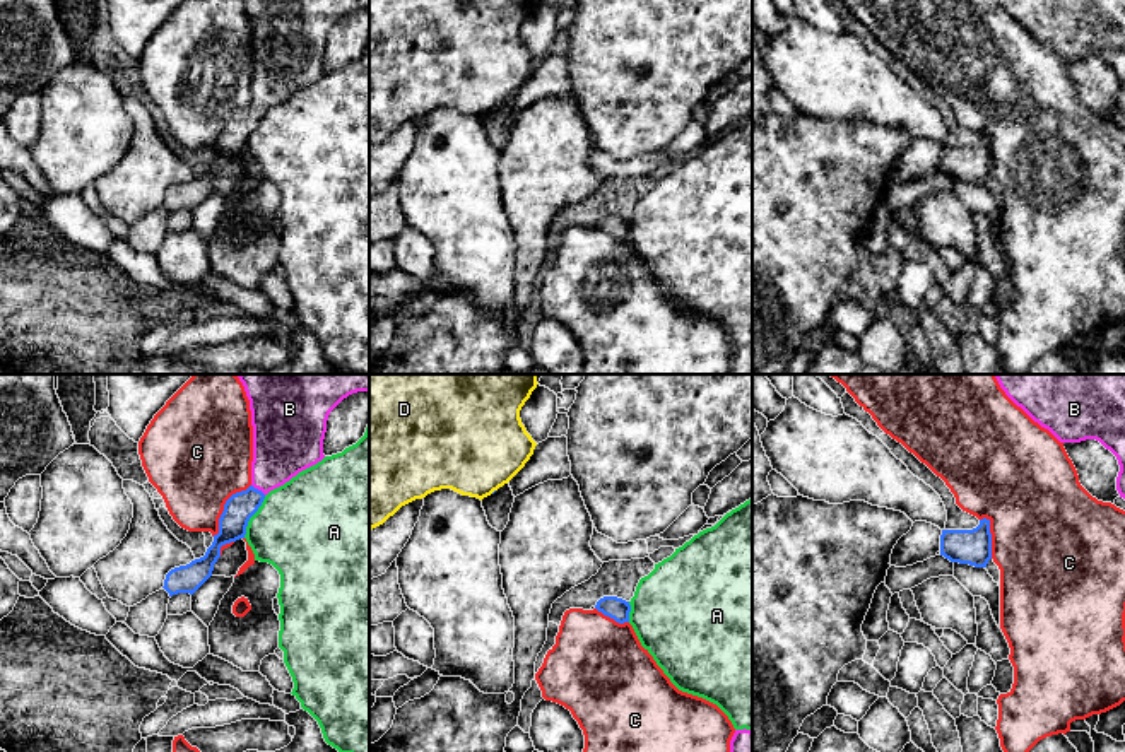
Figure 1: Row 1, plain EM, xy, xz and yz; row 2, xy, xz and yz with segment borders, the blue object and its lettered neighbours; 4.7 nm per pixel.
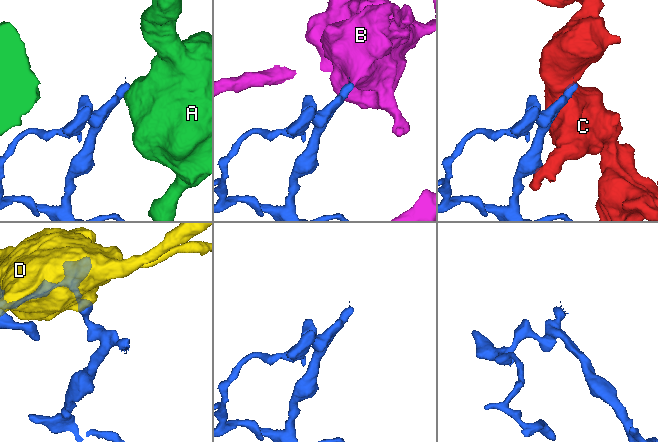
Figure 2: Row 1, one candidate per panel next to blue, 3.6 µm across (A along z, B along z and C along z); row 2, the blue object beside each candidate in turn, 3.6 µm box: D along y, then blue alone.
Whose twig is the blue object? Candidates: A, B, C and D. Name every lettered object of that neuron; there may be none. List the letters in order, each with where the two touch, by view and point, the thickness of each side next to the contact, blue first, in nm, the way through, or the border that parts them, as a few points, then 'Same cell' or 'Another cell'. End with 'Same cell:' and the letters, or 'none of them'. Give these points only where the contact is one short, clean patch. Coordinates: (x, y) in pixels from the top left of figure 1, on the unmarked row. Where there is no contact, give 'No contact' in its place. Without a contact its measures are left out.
A: Touches blue at xy (252, 132). Thickness 140 nm (blue) against 460 nm. Boundary: xy (265, 113), (250, 135), (243, 154). Another cell
B: Touches blue at xy (257, 106). Thickness 140 nm (blue) against 300 nm. Path across: xy (238, 127), (257, 106), (284, 62). Same cell
C: Touches blue at xy (224, 125). Thickness 140 nm (blue) against 440 nm. Another cell
D: No contact. Another cell
Same cell: B

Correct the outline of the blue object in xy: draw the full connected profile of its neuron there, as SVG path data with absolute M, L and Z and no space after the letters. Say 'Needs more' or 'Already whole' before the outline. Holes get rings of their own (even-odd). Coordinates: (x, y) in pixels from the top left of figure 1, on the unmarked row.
Needs more. M243 0L243 3L250 17L253 43L251 103L226 118L219 135L219 150L214 152L205 173L166 191L162 205L169 214L193 212L212 193L221 164L244 156L248 138L265 113L325 75L323 56L330 29L349 12L369 9L369 0Z

